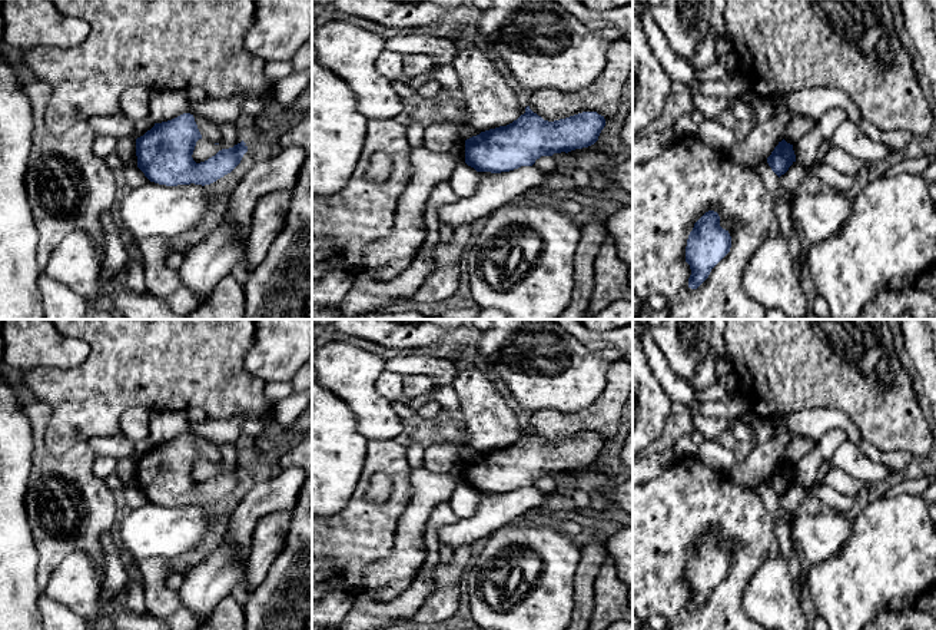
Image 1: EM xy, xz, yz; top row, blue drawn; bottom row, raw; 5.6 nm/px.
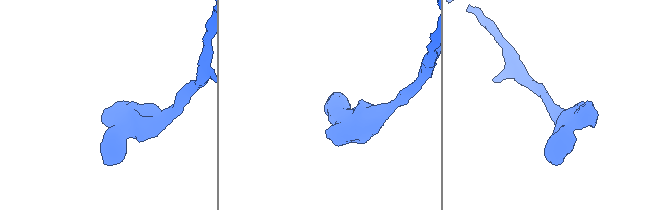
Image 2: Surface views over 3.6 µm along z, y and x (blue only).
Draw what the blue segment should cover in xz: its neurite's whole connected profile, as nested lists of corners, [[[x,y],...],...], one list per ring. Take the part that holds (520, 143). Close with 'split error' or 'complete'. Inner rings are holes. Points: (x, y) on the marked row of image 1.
[[[527,106],[512,123],[467,139],[465,163],[477,172],[491,173],[532,166],[541,156],[594,145],[604,126],[605,119],[597,112],[548,122]]] | complete

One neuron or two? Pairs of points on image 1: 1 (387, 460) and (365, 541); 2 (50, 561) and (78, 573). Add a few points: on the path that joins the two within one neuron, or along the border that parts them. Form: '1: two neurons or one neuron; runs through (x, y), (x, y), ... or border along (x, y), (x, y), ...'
1: one neuron; runs through (398, 480), (398, 500), (379, 521)
2: two neurons; border along (89, 556), (70, 553), (56, 567), (42, 590)

